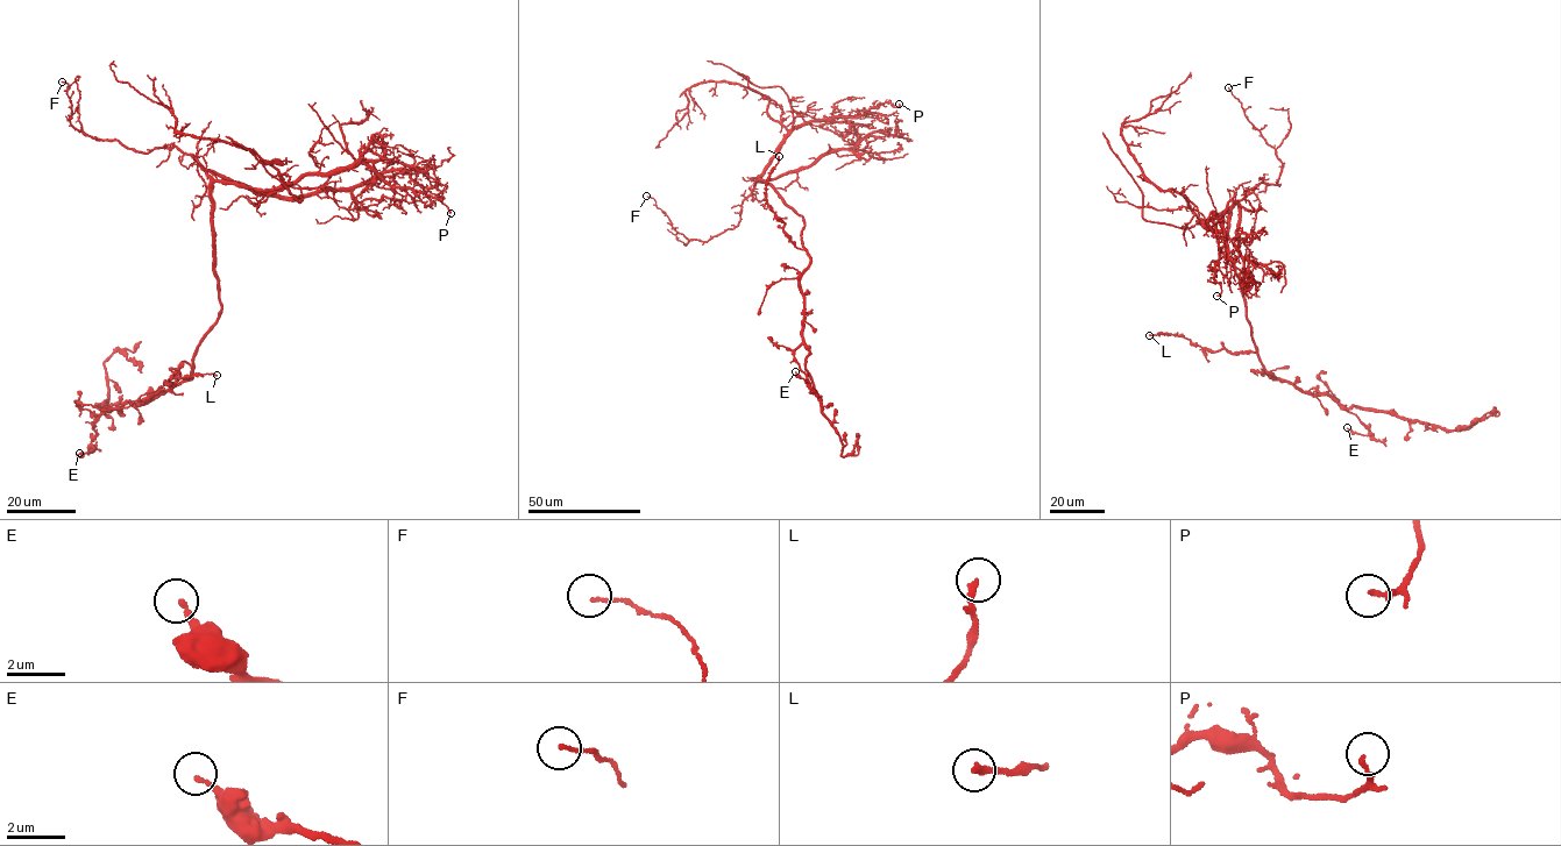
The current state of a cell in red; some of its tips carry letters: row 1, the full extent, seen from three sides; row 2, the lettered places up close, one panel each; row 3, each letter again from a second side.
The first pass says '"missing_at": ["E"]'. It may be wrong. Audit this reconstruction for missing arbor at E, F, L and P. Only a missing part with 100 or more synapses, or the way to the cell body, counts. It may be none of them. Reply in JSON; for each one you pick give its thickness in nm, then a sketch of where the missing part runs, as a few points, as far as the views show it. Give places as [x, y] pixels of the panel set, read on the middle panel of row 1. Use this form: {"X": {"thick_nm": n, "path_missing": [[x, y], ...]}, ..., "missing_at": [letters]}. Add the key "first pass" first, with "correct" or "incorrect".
{"first pass": "incorrect", "missing_at": []}

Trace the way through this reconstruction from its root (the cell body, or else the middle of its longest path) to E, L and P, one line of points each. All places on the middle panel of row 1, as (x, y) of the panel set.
E: (794, 210), (804, 221), (801, 241), (809, 261), (800, 281), (803, 339), (794, 356), (810, 384), (795, 371)
L: (794, 210), (804, 221), (804, 249), (795, 246), (783, 229), (785, 224), (766, 200), (766, 184), (779, 156)
P: (794, 210), (759, 177), (790, 130), (822, 120), (856, 118), (886, 102), (896, 107), (899, 104)

